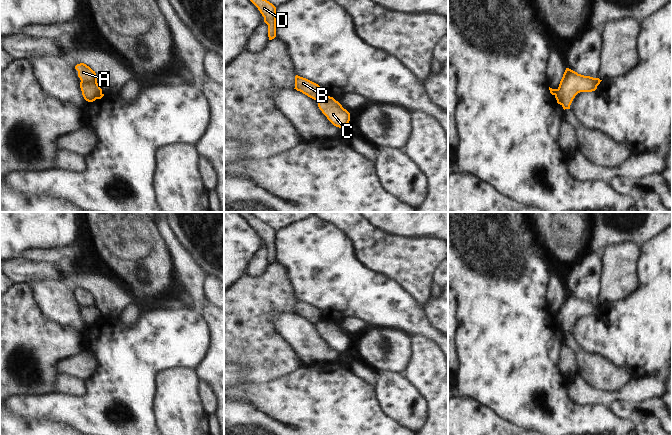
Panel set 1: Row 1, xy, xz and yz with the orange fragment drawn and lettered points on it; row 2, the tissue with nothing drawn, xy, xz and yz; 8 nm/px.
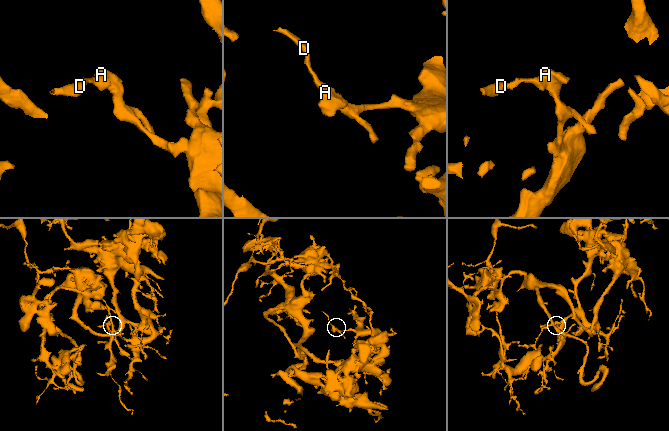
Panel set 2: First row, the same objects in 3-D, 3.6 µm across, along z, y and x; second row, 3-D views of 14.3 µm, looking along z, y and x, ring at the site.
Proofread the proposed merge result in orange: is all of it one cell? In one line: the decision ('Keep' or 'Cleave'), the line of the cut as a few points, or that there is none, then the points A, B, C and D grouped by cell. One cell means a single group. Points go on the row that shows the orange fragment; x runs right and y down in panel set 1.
Cleave. Split along xy (81, 80), (96, 83). Groups: A C / B D.

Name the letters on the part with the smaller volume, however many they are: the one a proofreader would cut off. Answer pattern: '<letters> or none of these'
B, D.

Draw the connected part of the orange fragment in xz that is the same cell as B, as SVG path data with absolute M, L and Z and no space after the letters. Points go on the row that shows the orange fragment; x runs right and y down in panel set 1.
M298 75L295 76L295 88L297 91L302 92L308 97L317 100L320 97L325 95L324 90L316 83L300 77Z

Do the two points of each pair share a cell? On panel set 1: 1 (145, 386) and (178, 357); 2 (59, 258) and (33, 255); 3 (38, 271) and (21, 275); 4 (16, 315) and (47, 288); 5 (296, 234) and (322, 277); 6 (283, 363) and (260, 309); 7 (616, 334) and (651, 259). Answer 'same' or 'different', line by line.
1: same
2: same
3: same
4: different
5: same
6: same
7: same

